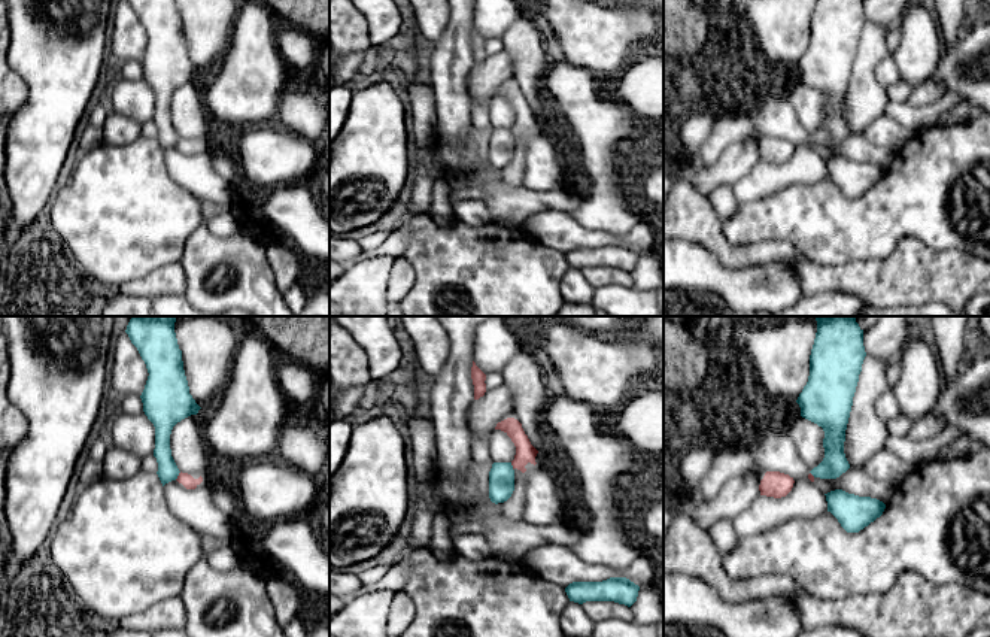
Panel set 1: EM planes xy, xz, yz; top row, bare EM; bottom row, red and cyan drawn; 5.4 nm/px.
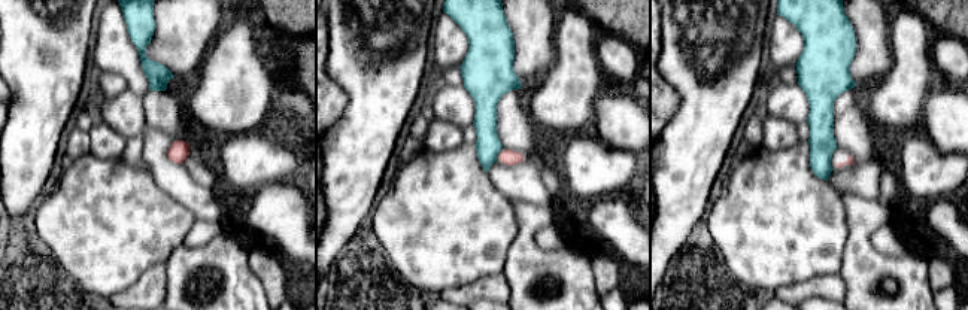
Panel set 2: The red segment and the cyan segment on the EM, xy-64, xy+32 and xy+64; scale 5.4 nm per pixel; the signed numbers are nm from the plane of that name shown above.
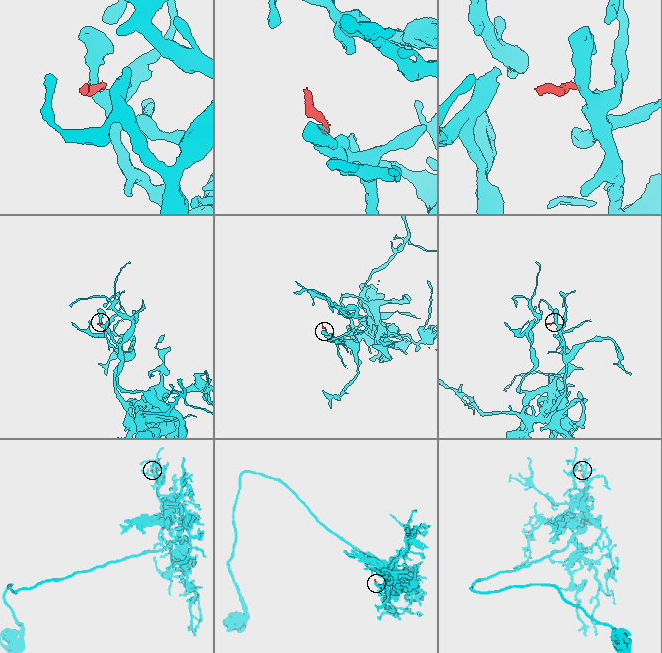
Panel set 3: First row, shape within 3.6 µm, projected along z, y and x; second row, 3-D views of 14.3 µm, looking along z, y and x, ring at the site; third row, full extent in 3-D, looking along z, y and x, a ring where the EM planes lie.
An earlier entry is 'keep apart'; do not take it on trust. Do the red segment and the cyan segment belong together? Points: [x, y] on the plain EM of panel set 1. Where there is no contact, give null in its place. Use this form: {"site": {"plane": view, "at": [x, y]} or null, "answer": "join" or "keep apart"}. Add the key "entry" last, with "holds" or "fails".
{"site": {"plane": "xy", "at": [178, 142]}, "answer": "keep apart", "entry": "holds"}

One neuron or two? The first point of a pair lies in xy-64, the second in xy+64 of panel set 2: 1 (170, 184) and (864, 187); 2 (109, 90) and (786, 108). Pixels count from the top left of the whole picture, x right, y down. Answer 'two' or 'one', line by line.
1: one
2: two

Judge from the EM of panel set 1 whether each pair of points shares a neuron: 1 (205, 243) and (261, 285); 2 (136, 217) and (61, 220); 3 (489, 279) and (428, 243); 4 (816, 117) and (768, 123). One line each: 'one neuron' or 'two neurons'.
1: one neuron
2: one neuron
3: one neuron
4: two neurons

